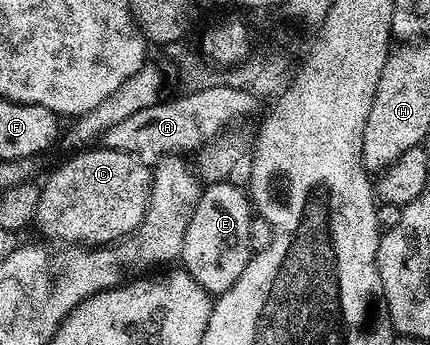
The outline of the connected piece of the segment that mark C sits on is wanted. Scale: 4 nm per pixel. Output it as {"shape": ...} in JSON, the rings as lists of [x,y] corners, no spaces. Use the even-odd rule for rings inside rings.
{"shape":[[[91,148],[81,152],[74,152],[69,155],[67,162],[62,162],[50,175],[47,176],[46,182],[41,183],[42,191],[40,192],[40,204],[38,205],[38,217],[36,226],[39,226],[46,234],[51,234],[51,239],[65,240],[70,244],[109,244],[117,242],[119,238],[125,238],[126,235],[132,233],[135,228],[144,220],[146,209],[150,206],[150,184],[152,181],[151,167],[145,166],[140,160],[136,160],[136,156],[132,156],[128,152],[120,152],[119,150],[108,150],[105,148]]]}

